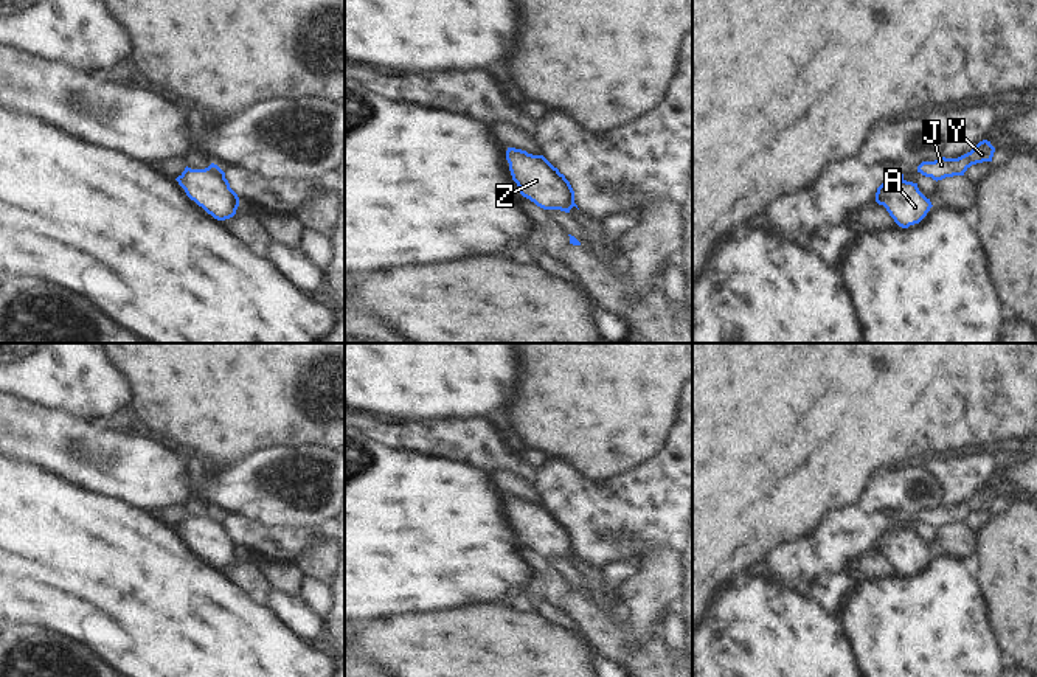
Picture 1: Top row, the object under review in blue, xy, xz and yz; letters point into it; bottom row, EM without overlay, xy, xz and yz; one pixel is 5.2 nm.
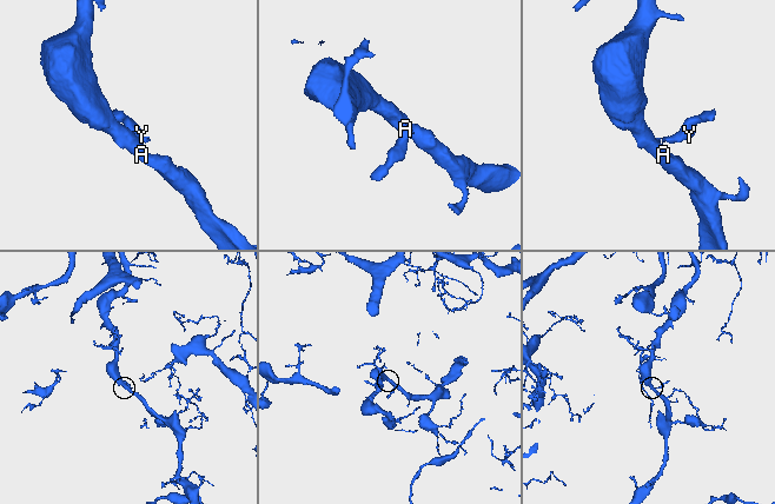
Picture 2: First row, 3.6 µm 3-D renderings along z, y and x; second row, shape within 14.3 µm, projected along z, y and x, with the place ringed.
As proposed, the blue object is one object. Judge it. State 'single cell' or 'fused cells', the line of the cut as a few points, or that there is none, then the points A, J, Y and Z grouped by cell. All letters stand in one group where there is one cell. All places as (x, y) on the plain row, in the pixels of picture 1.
fused cells | yz (894, 525), (902, 527) | A Z / J Y

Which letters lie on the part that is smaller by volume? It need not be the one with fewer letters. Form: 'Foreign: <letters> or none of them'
Foreign: J, Y

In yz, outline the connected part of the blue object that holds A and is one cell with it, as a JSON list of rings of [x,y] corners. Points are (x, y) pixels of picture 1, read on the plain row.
[[[888,526],[876,540],[876,550],[883,553],[894,570],[908,576],[919,571],[933,554],[917,536],[917,531],[907,528]]]

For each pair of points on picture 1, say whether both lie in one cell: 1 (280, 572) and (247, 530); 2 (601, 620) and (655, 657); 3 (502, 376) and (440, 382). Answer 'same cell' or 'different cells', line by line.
1: different cells
2: same cell
3: same cell

